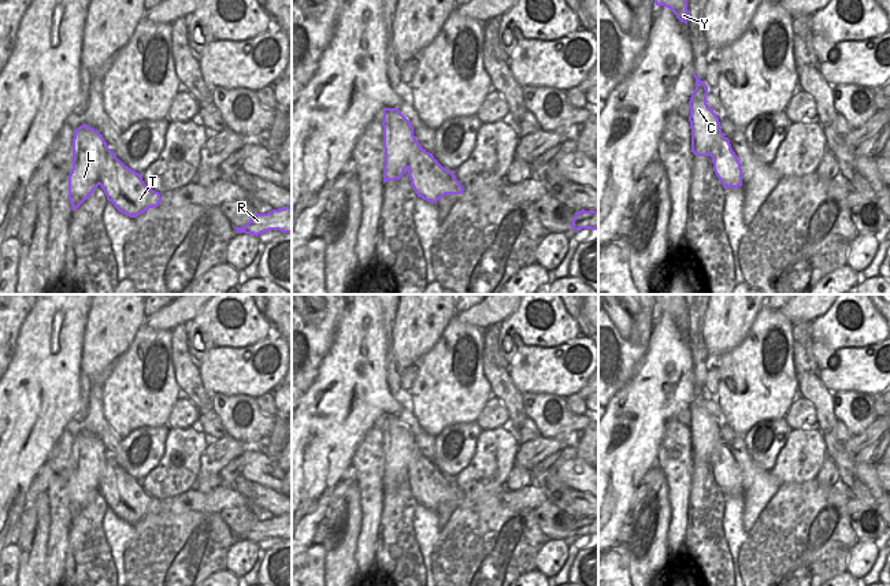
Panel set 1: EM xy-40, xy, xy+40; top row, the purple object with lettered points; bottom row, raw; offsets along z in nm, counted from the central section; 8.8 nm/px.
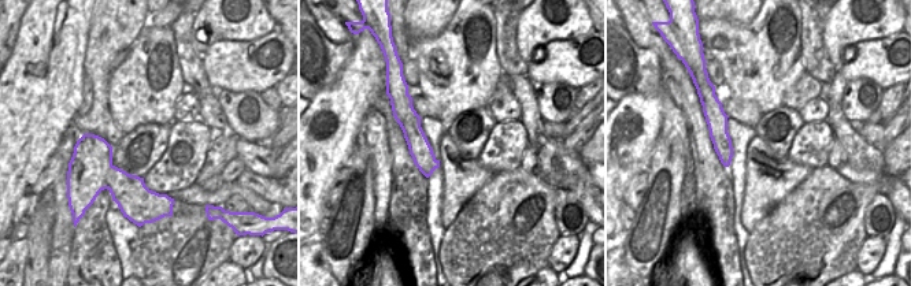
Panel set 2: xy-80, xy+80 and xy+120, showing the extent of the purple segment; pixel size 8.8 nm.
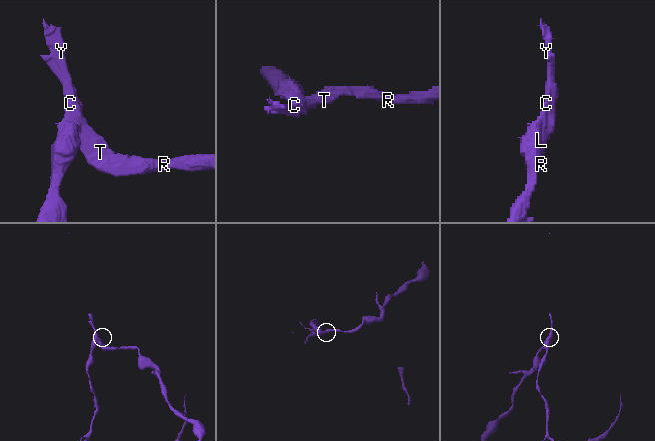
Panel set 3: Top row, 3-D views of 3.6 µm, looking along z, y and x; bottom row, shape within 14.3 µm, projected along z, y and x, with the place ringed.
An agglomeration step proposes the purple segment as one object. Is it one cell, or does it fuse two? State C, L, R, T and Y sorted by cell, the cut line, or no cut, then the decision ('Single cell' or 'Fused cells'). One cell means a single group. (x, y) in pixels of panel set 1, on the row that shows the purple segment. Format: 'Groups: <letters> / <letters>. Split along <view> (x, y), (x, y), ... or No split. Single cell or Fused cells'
Groups: C L Y / R T. Split along xy-40 (114, 155), (104, 160), (99, 184). Fused cells.

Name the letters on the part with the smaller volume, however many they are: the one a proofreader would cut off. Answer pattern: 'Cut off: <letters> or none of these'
Cut off: C, L, Y.

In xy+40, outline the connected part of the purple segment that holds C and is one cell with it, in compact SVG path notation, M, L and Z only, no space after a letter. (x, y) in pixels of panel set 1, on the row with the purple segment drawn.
M696 73L696 89L690 97L691 152L697 156L720 156L723 163L733 153L728 138L720 130L717 115L707 104L708 86Z

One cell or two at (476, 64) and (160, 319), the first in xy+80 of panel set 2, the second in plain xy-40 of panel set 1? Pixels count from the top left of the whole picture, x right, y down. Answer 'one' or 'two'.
two

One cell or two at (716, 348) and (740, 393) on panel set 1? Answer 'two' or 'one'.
two

